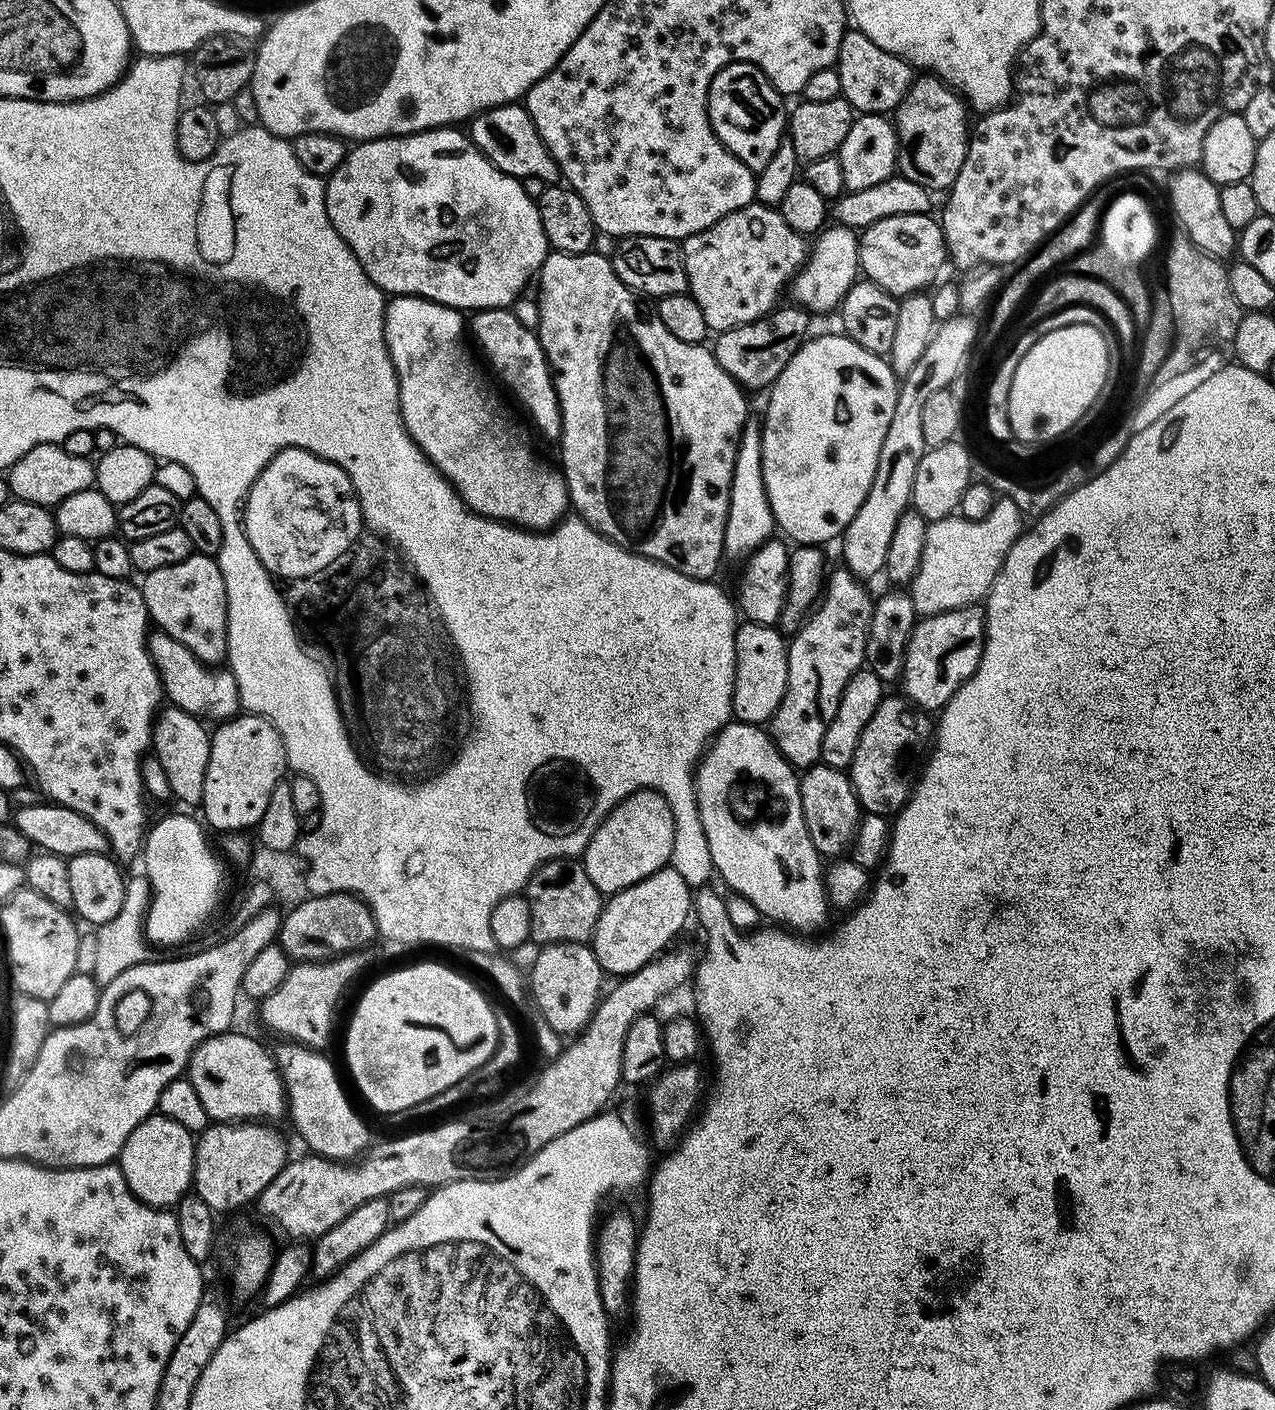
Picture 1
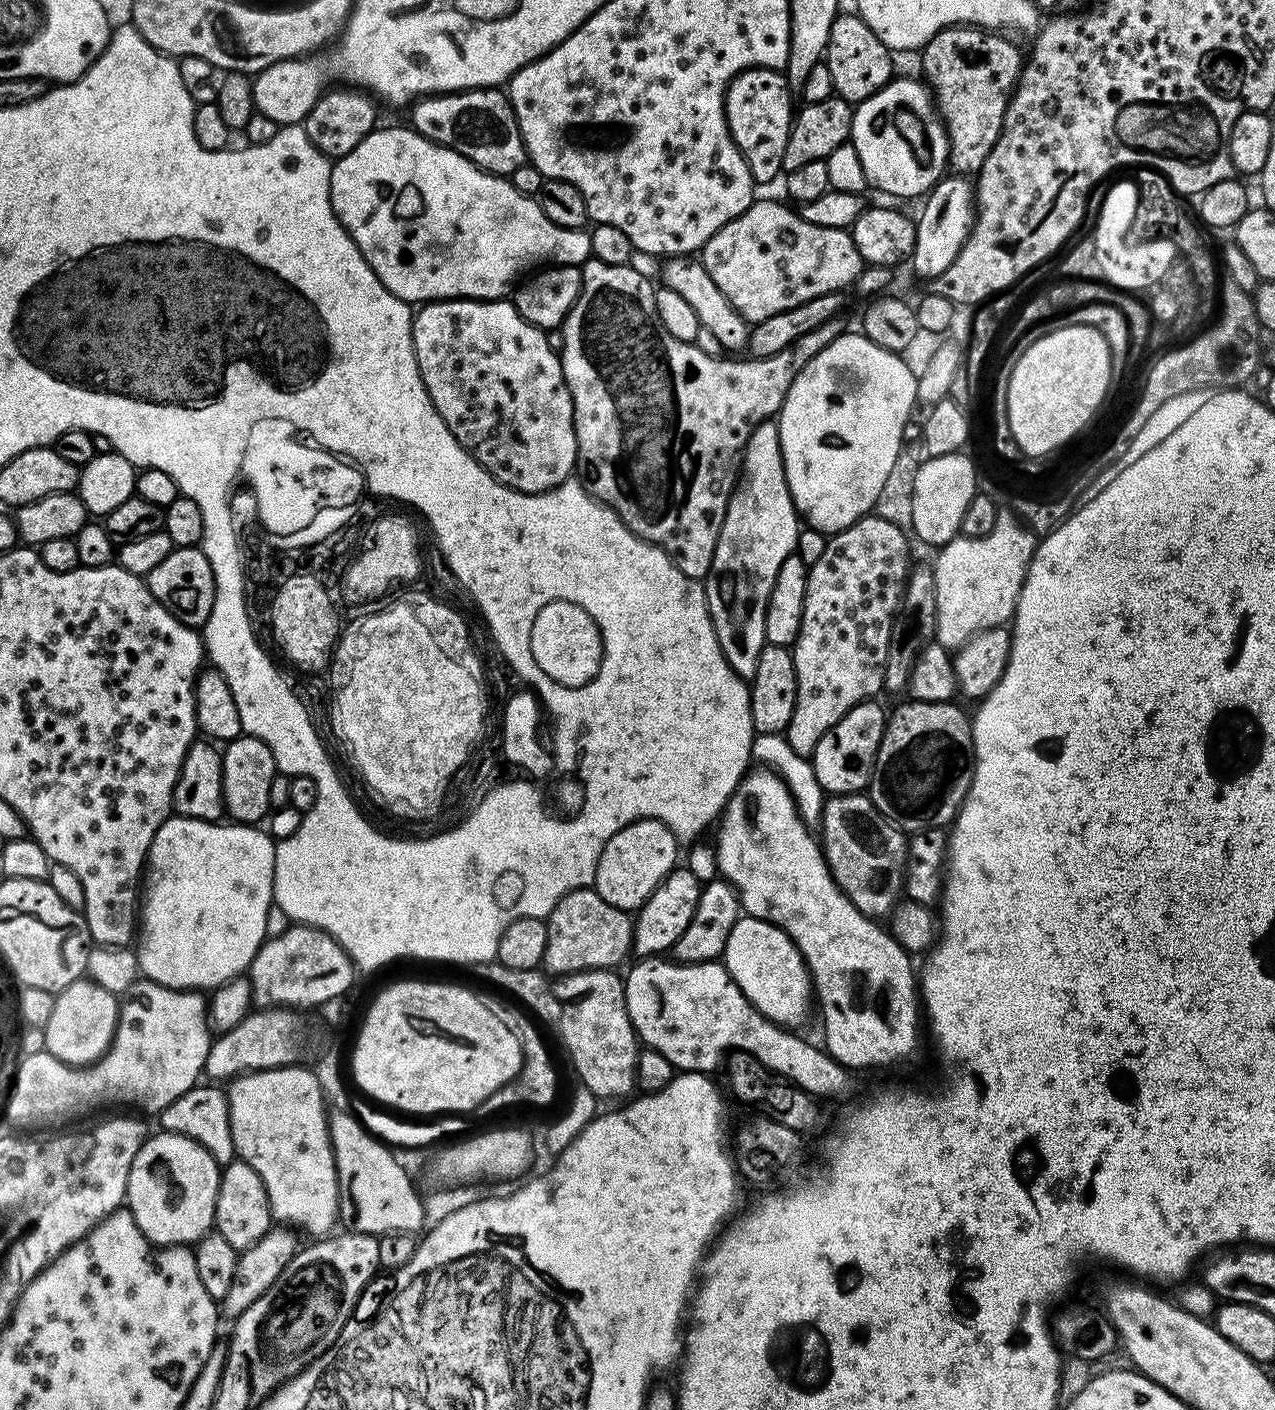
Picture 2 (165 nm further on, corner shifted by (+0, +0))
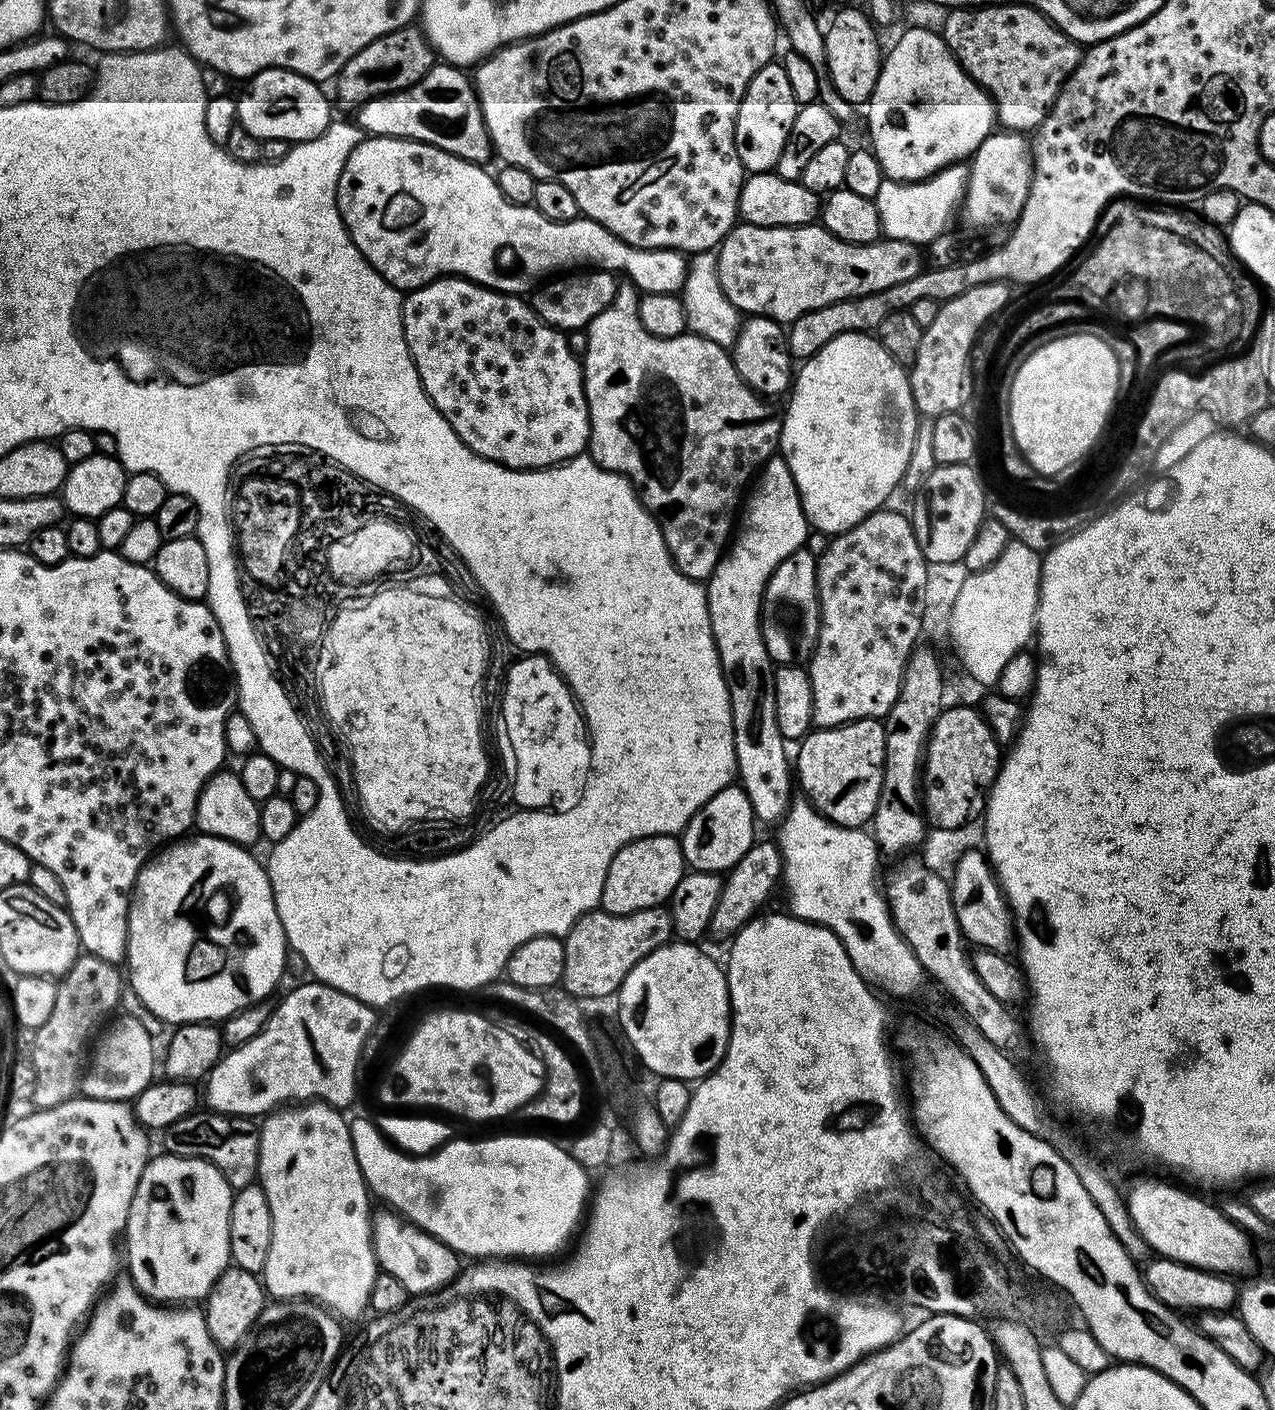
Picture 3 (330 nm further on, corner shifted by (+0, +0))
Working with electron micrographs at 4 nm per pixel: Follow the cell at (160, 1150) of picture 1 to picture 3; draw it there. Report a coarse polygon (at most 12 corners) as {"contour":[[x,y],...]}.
{"contour":[[153,1155],[122,1240],[137,1293],[200,1302],[232,1260],[234,1190]]}

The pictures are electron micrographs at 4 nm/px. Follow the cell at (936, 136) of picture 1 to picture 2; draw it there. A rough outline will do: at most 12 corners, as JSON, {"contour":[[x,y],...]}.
{"contour":[[949,26],[919,53],[953,173],[979,173],[1026,63]]}

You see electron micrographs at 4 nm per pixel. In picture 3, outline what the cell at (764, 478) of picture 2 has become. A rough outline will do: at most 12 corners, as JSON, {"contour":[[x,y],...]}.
{"contour":[[783,456],[755,477],[708,577],[710,626],[732,672],[738,780],[757,821],[788,810],[762,638],[768,579],[810,525]]}

